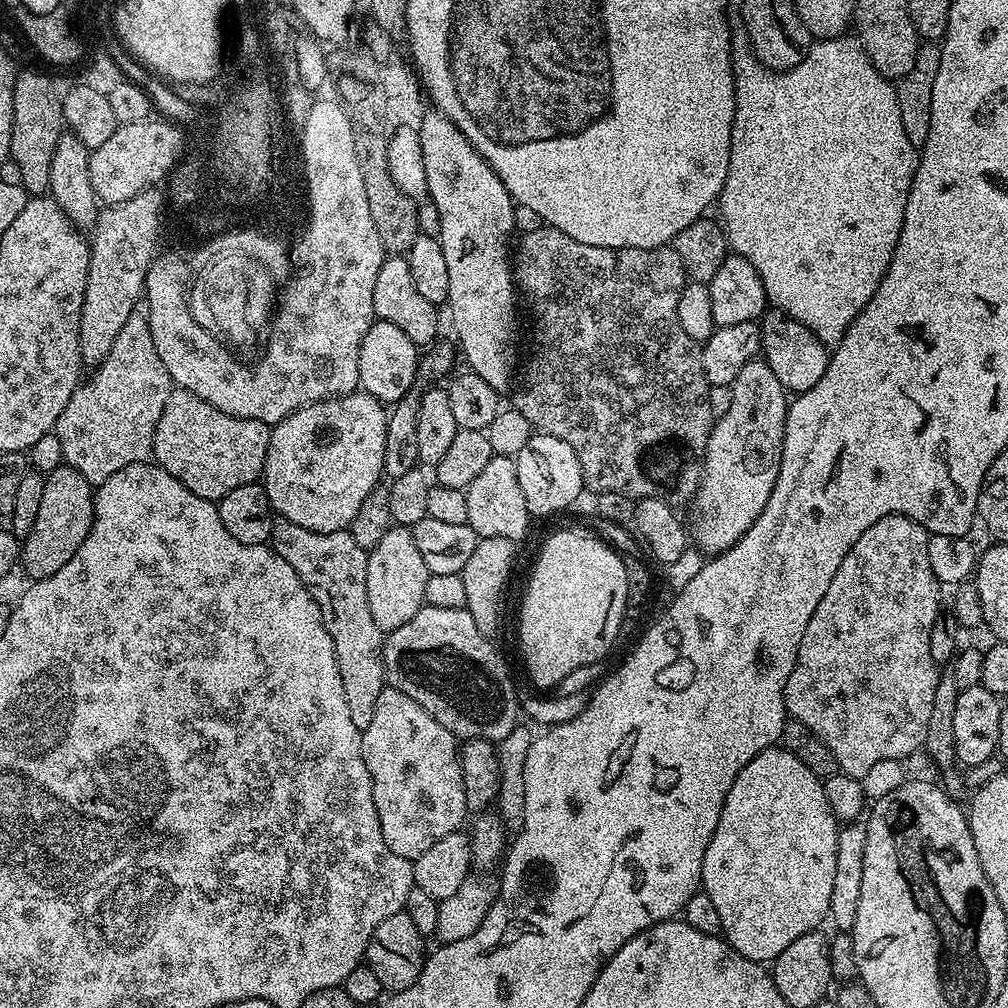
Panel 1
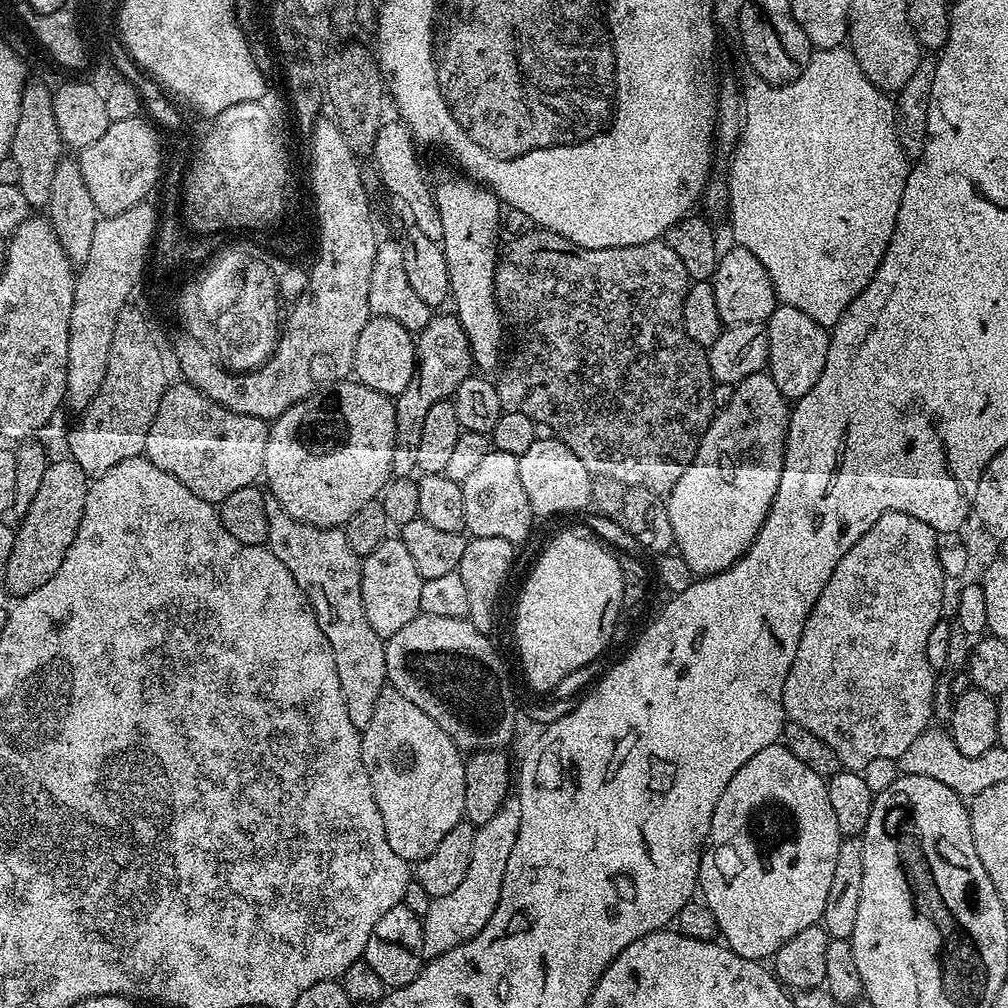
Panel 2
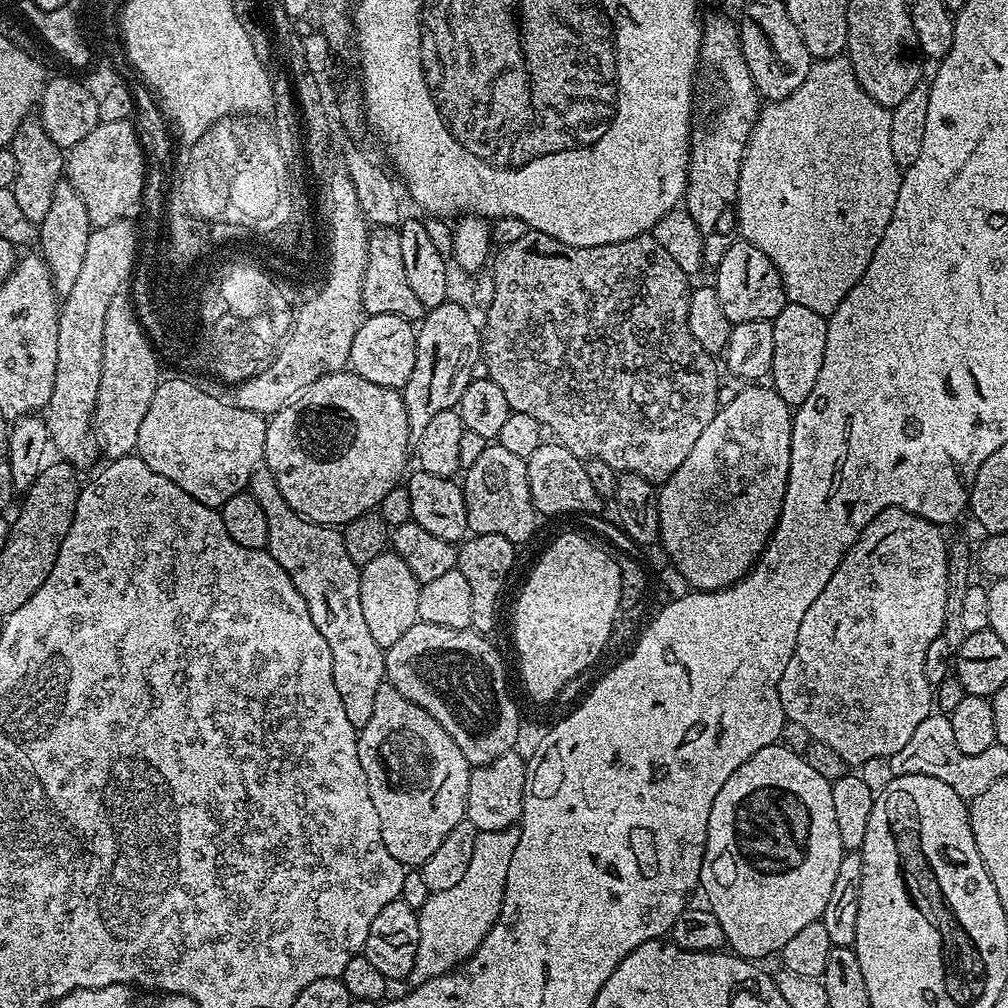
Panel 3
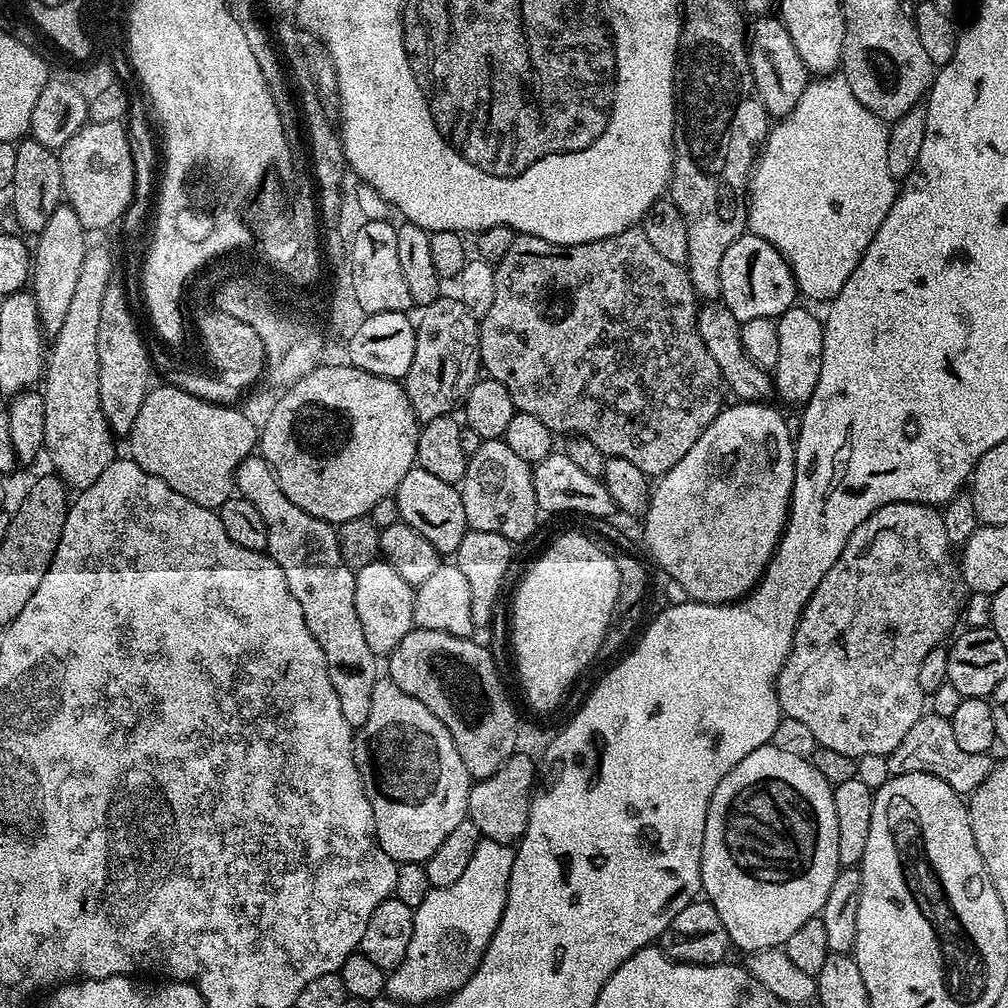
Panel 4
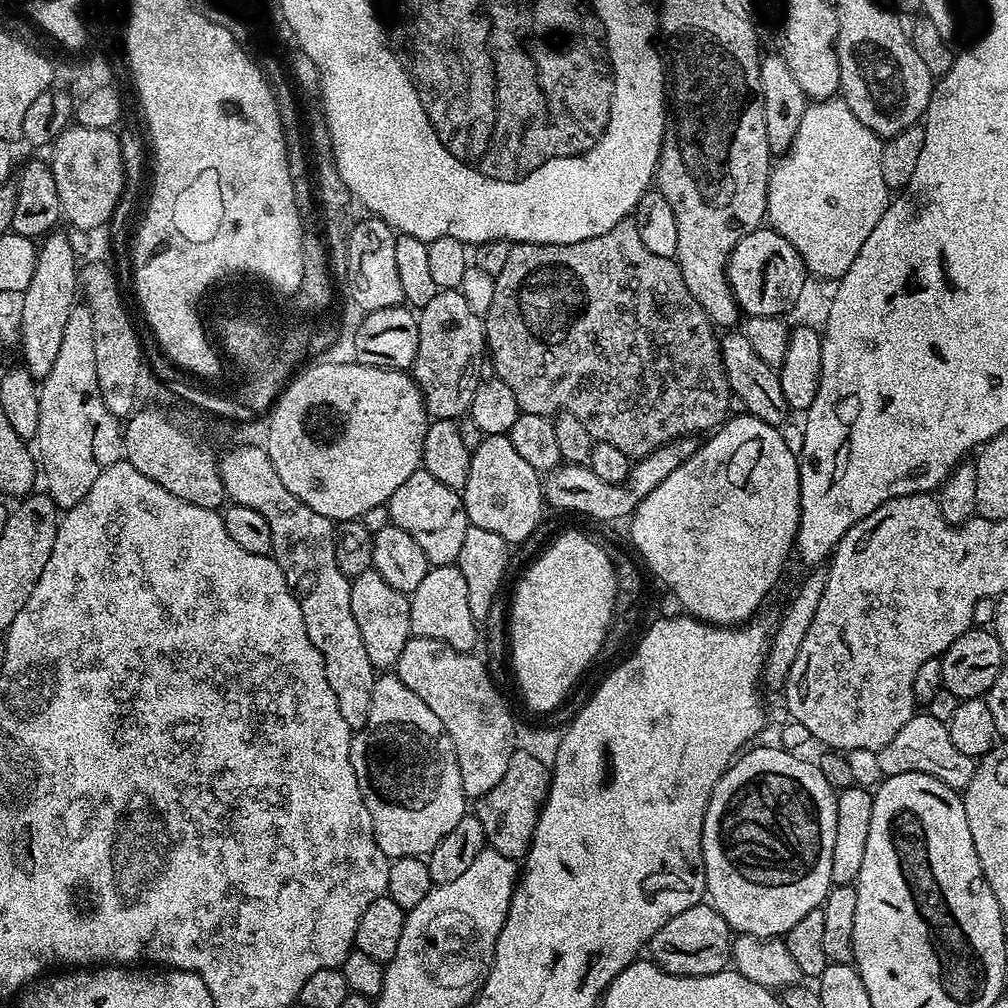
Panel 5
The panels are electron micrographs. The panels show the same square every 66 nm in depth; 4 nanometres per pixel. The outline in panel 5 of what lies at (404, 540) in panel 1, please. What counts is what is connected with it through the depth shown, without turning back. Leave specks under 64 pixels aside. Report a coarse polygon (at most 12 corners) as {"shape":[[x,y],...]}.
{"shape":[[374,570],[351,582],[350,611],[373,669],[412,636],[410,599]]}

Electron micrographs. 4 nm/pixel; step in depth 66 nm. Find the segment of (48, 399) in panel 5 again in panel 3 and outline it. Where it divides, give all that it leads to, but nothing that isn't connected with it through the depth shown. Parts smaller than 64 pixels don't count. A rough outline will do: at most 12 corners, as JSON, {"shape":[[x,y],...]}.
{"shape":[[93,227],[63,297],[51,443],[98,456],[92,423],[106,310],[132,278],[138,228]]}

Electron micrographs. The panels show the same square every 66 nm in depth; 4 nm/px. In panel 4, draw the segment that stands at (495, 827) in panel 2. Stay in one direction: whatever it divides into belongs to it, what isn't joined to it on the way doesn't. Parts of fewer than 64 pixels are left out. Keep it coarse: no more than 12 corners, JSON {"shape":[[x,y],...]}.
{"shape":[[480,839],[429,887],[386,992],[439,1002],[480,967],[506,906],[513,845]]}

